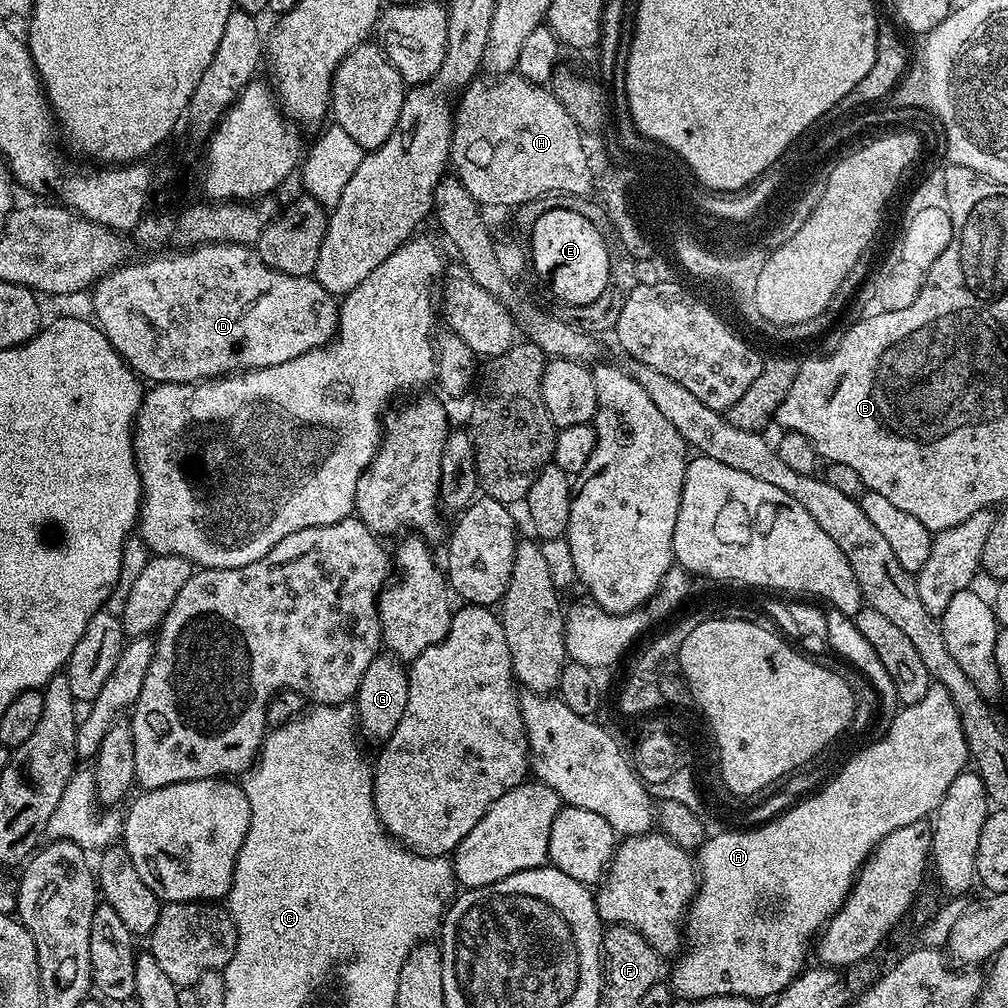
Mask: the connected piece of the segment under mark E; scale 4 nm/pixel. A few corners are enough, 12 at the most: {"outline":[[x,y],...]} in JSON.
{"outline":[[573,212],[536,223],[534,272],[565,305],[594,303],[608,259]]}

